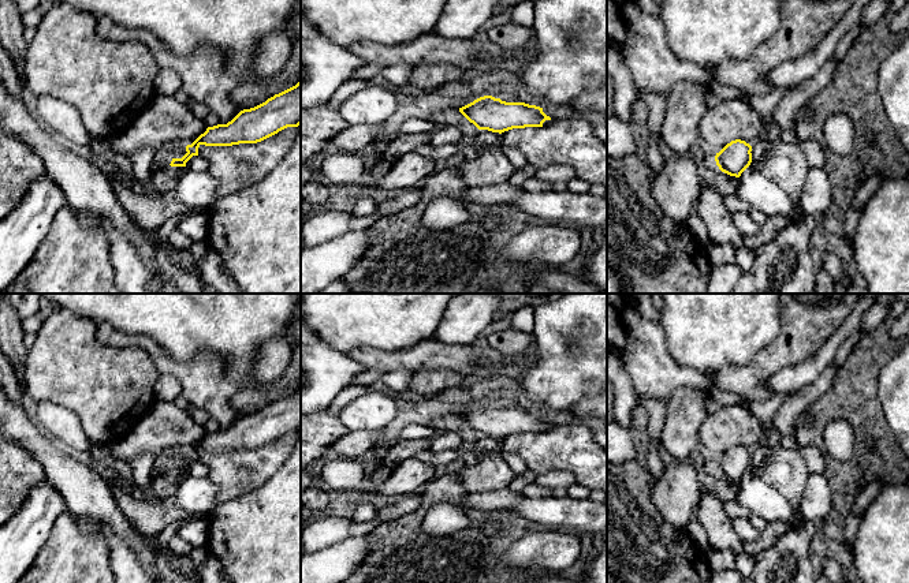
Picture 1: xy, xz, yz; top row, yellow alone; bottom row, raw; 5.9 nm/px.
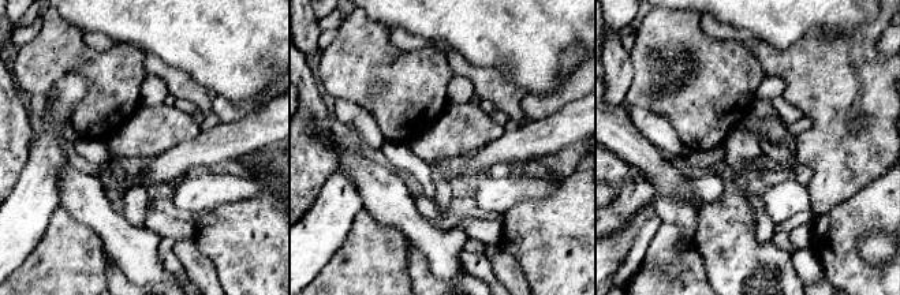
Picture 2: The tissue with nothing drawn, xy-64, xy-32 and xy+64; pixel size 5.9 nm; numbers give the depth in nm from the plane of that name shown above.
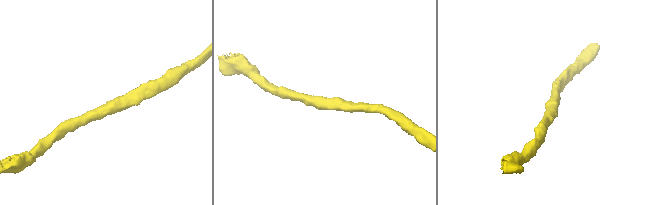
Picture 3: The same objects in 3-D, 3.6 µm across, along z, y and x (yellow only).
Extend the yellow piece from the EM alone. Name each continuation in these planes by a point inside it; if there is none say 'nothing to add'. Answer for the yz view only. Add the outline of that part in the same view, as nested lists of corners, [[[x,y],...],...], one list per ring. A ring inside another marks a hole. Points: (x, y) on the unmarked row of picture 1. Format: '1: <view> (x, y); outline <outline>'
nothing to add

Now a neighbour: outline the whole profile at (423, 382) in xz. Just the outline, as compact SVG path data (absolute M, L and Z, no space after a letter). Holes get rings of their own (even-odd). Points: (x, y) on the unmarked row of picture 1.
M414 370L409 380L407 395L426 397L435 393L466 386L467 380L450 370Z

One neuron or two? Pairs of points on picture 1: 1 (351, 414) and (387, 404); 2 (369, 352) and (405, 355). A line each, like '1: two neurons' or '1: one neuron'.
1: one neuron
2: one neuron

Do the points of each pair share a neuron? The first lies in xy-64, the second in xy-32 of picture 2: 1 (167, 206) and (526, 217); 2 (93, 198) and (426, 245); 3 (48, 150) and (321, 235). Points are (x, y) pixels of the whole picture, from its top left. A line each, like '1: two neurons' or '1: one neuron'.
1: two neurons
2: one neuron
3: one neuron

